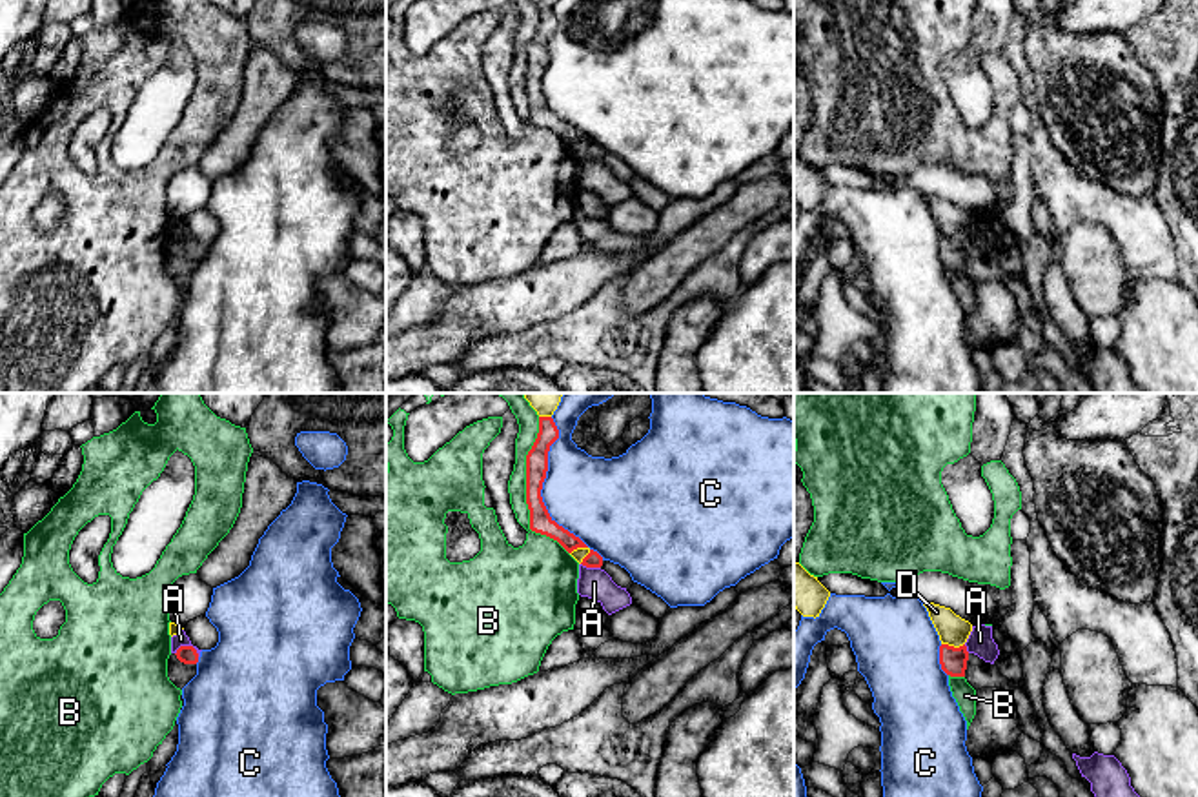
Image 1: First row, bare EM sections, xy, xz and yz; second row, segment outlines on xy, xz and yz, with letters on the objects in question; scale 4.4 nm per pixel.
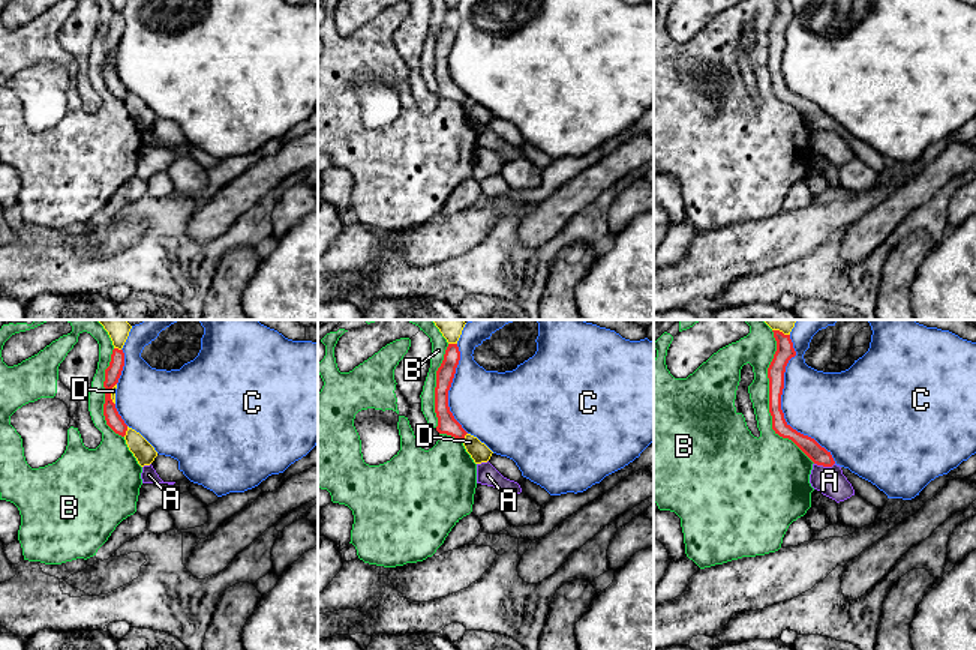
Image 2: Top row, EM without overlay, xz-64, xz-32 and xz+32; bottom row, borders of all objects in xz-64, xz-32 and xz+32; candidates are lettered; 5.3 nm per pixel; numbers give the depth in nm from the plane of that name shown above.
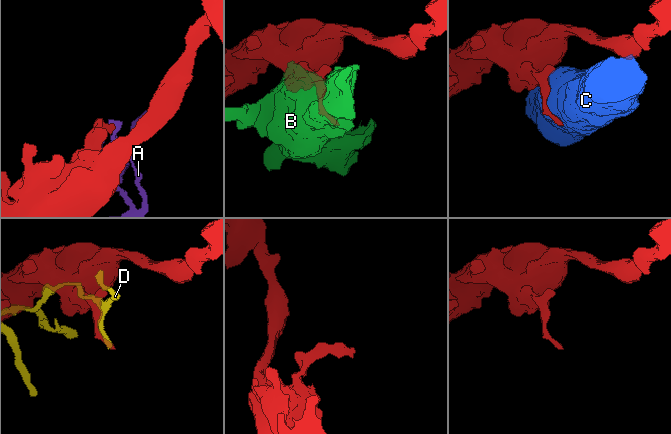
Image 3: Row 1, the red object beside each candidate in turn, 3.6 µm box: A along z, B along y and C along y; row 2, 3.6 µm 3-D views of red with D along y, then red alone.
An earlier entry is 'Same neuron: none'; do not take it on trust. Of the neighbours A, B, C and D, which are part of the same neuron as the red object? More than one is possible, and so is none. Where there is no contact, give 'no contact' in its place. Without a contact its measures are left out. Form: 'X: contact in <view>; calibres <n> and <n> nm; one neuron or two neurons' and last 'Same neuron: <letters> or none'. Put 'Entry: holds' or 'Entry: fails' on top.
Entry: holds
A: contact in xy; calibres 80 and 60 nm; two neurons
B: contact in xz; calibres 100 and 130 nm; two neurons
C: contact in xz; calibres 100 and 360 nm; two neurons
D: contact in yz; calibres 120 and 140 nm; two neurons
Same neuron: none

